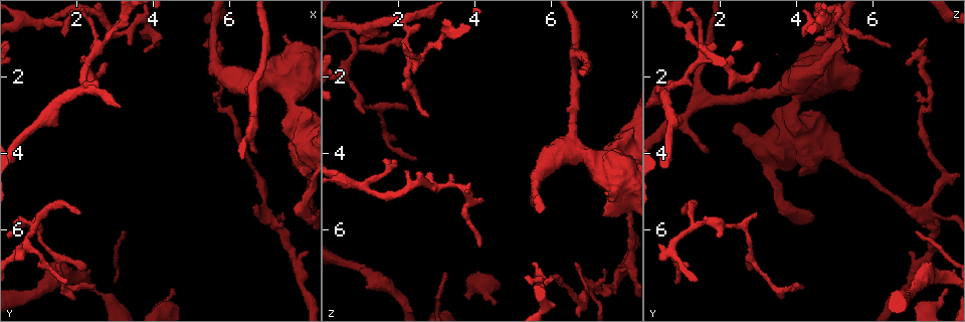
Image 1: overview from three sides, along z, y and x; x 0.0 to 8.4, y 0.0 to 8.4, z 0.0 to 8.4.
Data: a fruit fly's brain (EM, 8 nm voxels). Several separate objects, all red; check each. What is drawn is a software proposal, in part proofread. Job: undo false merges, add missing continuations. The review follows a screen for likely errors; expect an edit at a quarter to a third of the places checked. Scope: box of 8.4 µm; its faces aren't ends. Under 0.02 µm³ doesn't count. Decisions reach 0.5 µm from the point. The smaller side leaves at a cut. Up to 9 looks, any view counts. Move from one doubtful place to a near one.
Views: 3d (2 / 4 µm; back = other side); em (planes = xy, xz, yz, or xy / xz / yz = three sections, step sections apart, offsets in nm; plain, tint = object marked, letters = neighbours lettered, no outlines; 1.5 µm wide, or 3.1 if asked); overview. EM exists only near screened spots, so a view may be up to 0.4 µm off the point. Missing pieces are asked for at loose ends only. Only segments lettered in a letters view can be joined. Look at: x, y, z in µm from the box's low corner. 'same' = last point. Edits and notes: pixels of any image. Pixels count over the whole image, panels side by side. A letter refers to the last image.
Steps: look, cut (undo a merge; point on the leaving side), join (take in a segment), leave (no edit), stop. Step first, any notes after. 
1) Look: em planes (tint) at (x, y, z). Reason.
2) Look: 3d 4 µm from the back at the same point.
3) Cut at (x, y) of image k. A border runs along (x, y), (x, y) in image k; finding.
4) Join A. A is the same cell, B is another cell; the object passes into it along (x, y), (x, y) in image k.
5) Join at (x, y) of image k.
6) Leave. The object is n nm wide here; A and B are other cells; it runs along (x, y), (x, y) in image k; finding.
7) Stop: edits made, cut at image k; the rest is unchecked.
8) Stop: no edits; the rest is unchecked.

Look: em xz step 4 (letters) at (2.10, 5.60, 1.00). Tapers out.

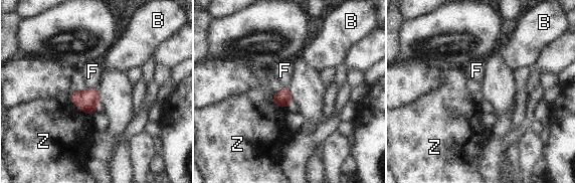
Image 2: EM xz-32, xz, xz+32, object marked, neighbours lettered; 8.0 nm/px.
Look: em planes (letters) at the same point. Another direction.

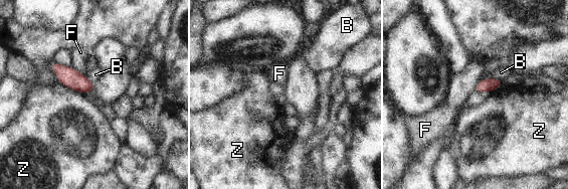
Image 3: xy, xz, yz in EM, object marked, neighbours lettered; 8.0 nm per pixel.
Leave. B, F and Z are other cells; none of them fits.

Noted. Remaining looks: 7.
Look: em xz step 4 (letters) at (4.15, 1.20, 6.45).

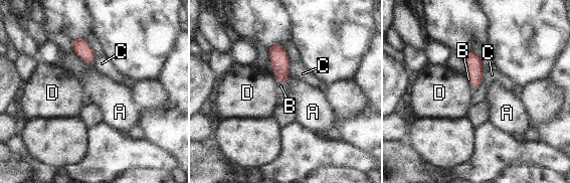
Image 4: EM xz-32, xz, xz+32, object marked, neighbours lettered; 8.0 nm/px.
Look: em planes (letters) at the same point.

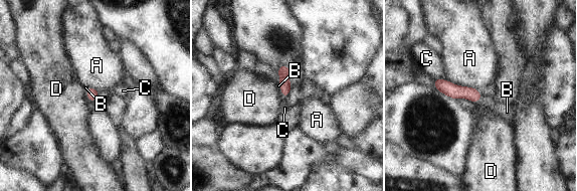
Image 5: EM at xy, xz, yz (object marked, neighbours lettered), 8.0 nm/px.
Join B. The object is 90 nm wide here; B is the same cell, A, C and D are other cells; the object passes into it along (455, 91), (481, 96), (507, 112) in image 5; the cell continues.

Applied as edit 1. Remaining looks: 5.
Look: overview. See it whole again.

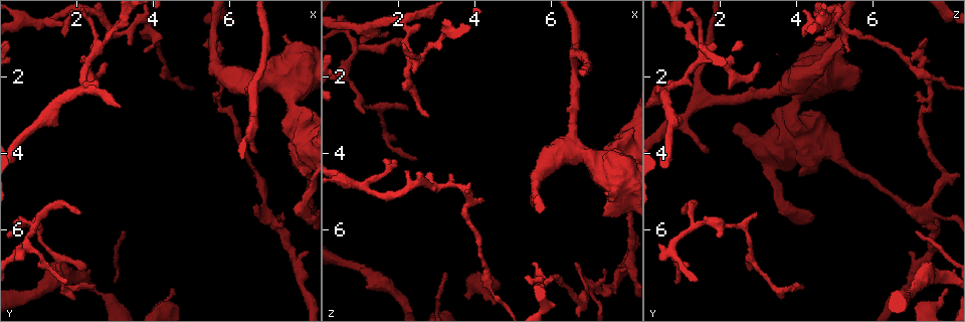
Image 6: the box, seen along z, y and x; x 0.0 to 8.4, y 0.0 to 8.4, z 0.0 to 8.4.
Look: em planes (tint) at (7.45, 0.95, 5.05). Stops while still wide.

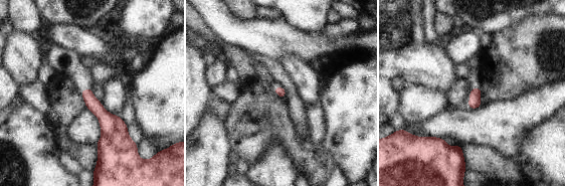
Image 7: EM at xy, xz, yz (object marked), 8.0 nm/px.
Look: em planes (letters) at the same point.

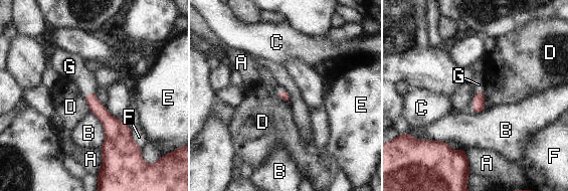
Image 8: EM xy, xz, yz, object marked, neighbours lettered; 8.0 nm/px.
Join G. G is the same cell, A, B, C, D, E and F are other cells; the object passes into it along (99, 110), (88, 93), (72, 67) in image 8; the cell continues.

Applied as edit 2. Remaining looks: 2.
Look: 3d 4 µm at (4.45, 7.55, 7.90). An open end.

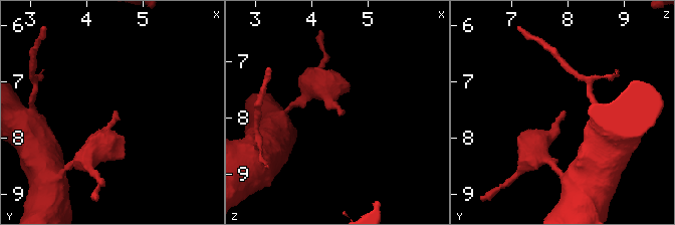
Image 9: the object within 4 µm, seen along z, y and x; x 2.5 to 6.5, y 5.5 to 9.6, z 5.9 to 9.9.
Look: em xy step 8 (letters) at (4.50, 7.50, 7.95). Now the EM.

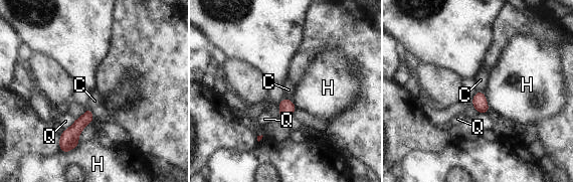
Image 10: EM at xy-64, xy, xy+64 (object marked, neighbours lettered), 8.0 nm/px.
Leave. C, H and Q are other cells; a border runs along (283, 97), (292, 101) in image 10; none of them fits.

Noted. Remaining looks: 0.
Stop: edits made, join at image 5, join at image 8; the rest is unchecked.

